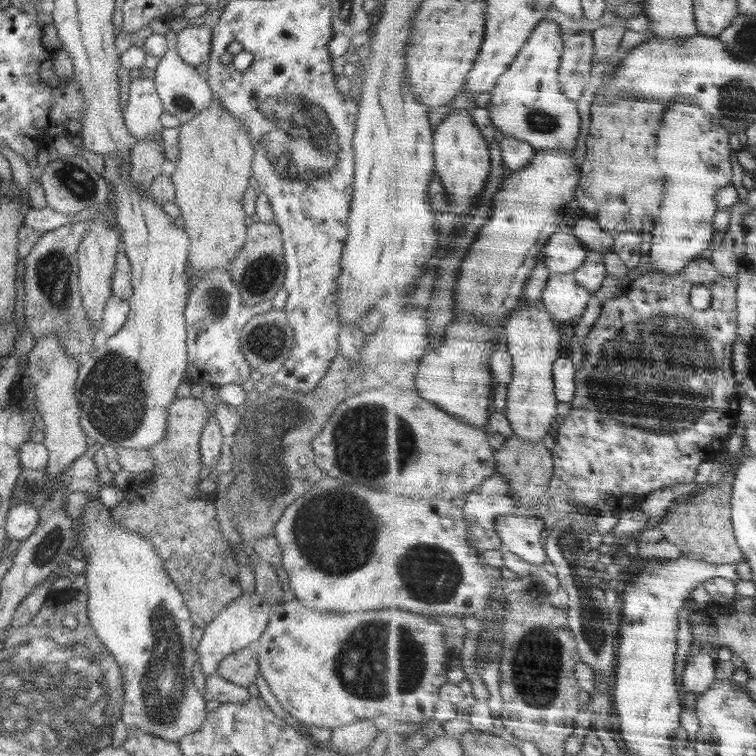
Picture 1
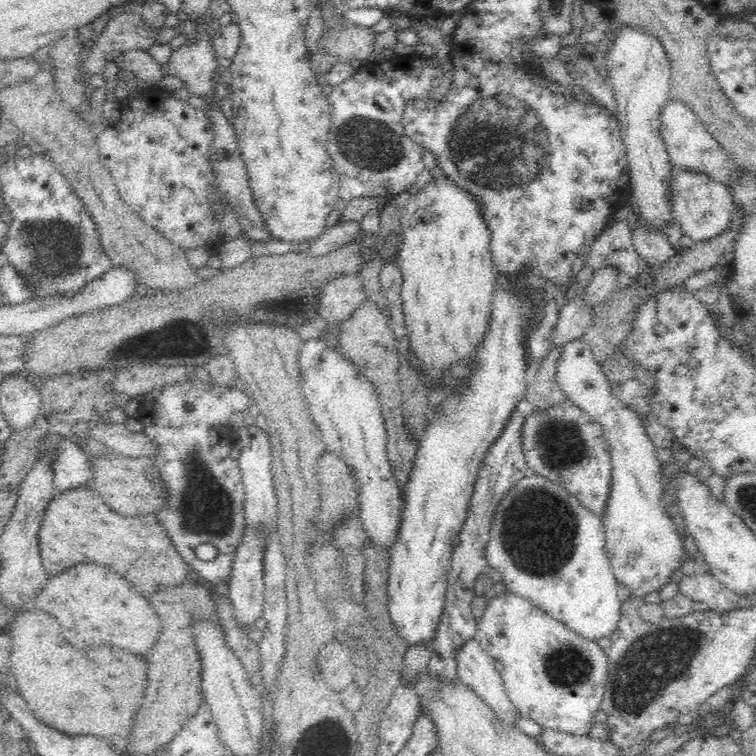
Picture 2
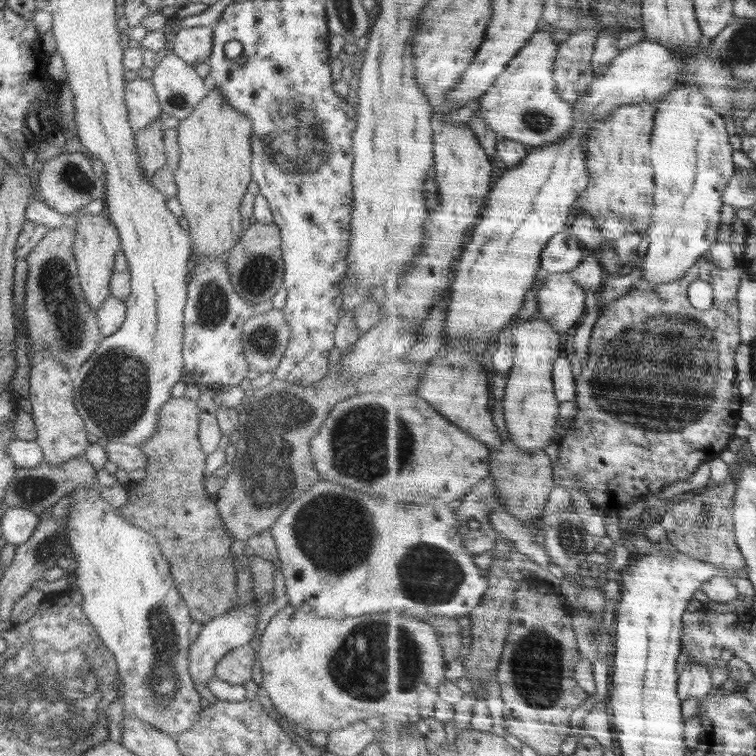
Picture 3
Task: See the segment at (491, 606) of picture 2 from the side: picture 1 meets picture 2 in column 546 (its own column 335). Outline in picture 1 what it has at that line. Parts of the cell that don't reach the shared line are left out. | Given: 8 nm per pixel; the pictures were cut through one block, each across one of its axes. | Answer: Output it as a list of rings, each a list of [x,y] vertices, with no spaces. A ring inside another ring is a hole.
[[[298,599],[289,602],[278,602],[269,616],[267,627],[256,642],[259,672],[266,680],[274,698],[278,700],[284,711],[306,727],[325,727],[334,730],[337,727],[350,725],[354,722],[370,719],[383,721],[390,730],[412,728],[423,722],[431,721],[436,714],[440,702],[440,688],[450,684],[450,668],[454,668],[457,658],[450,657],[450,644],[446,644],[446,627],[440,624],[437,618],[428,618],[416,612],[403,608],[386,608],[384,610],[367,610],[366,612],[318,612],[313,608],[304,606]]]

